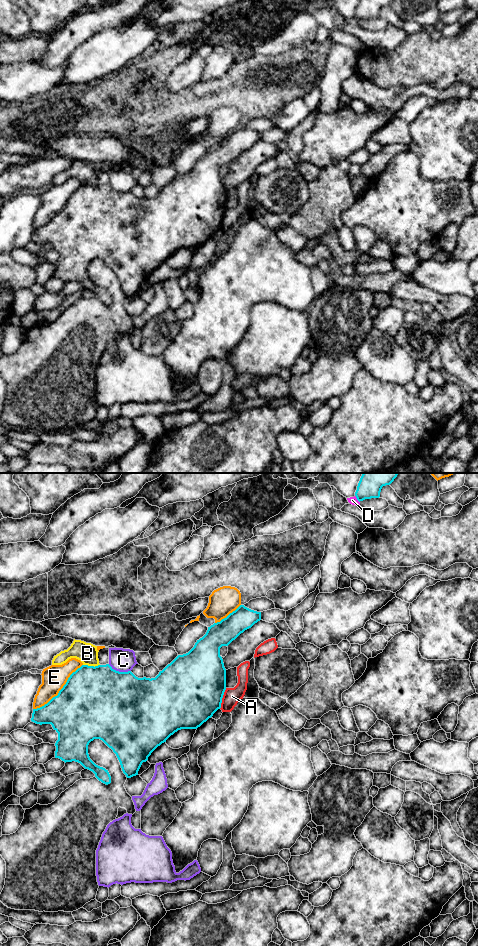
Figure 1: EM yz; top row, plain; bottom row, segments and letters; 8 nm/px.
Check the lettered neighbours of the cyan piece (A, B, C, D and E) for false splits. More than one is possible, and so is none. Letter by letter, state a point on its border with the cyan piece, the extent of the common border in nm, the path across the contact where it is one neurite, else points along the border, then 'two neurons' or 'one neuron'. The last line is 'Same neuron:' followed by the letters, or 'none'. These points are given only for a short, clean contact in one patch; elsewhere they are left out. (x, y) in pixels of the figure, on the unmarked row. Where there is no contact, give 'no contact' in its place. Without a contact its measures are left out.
A: yz (222, 217) | 180 nm | along yz (226, 208), (219, 228) | two neurons
B: yz (91, 186) | 140 nm | two neurons
C: yz (118, 191) | 190 nm | two neurons
D: yz (357, 19) | 70 nm | two neurons
E: yz (59, 211) | 550 nm | two neurons
Same neuron: none

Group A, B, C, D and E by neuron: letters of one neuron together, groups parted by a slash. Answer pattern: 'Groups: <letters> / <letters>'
Groups: A / B / C / D / E

